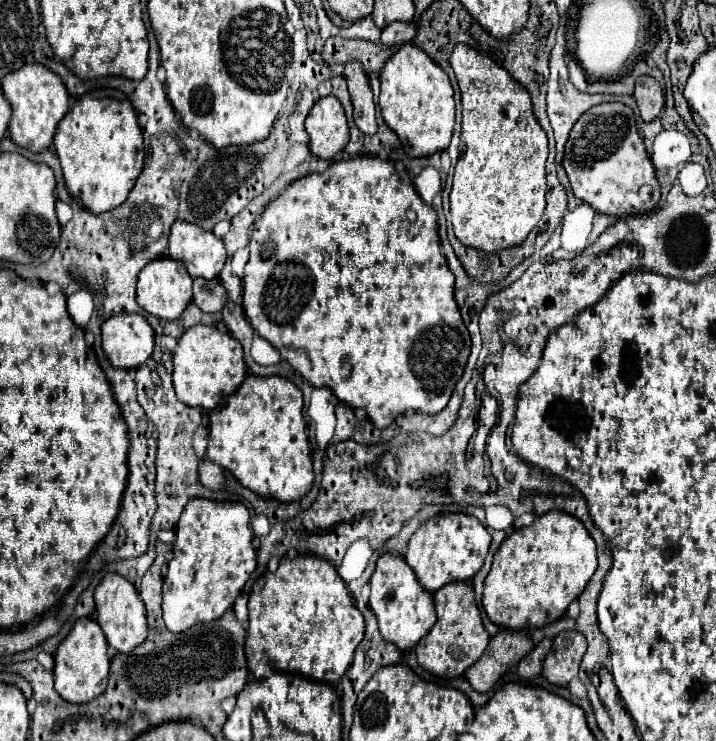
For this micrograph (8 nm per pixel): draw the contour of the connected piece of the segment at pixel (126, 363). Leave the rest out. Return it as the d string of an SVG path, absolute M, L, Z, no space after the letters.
M119 313L101 325L101 347L113 367L137 369L151 357L153 343L155 333L141 315Z

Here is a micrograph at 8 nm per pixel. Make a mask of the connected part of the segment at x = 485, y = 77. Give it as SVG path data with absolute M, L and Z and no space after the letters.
M455 45L453 53L451 53L451 67L453 67L453 71L457 75L457 81L459 81L461 105L463 105L463 131L461 131L461 143L459 143L459 159L457 159L457 165L455 165L453 187L451 187L451 195L449 195L449 201L451 201L451 221L453 221L455 237L463 245L473 247L473 249L479 249L479 251L485 251L485 253L497 253L497 251L503 251L503 249L509 249L509 247L517 247L517 245L521 245L527 239L527 235L539 223L539 219L543 217L543 211L545 211L547 135L545 135L545 131L541 129L539 121L535 119L535 115L531 111L531 99L529 99L529 93L525 91L525 87L521 87L503 67L497 67L497 63L493 63L493 59L489 59L483 53L477 53L469 45Z

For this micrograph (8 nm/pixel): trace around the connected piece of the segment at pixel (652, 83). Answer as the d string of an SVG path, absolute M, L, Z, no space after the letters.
M637 77L635 81L635 101L643 121L653 121L665 105L663 89L653 77Z

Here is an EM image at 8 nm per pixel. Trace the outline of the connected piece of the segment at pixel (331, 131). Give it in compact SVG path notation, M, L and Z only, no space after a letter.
M321 97L305 119L309 149L315 157L331 161L349 143L349 127L343 107L333 97Z

